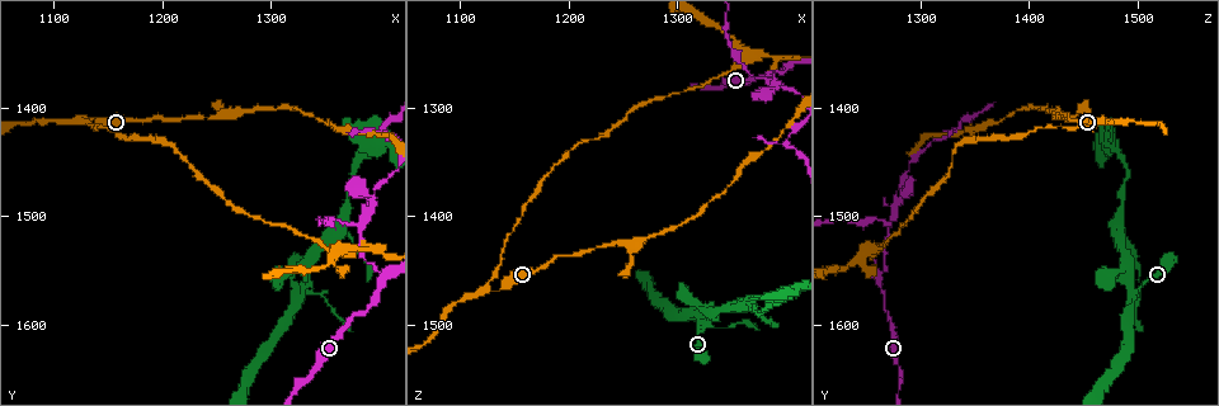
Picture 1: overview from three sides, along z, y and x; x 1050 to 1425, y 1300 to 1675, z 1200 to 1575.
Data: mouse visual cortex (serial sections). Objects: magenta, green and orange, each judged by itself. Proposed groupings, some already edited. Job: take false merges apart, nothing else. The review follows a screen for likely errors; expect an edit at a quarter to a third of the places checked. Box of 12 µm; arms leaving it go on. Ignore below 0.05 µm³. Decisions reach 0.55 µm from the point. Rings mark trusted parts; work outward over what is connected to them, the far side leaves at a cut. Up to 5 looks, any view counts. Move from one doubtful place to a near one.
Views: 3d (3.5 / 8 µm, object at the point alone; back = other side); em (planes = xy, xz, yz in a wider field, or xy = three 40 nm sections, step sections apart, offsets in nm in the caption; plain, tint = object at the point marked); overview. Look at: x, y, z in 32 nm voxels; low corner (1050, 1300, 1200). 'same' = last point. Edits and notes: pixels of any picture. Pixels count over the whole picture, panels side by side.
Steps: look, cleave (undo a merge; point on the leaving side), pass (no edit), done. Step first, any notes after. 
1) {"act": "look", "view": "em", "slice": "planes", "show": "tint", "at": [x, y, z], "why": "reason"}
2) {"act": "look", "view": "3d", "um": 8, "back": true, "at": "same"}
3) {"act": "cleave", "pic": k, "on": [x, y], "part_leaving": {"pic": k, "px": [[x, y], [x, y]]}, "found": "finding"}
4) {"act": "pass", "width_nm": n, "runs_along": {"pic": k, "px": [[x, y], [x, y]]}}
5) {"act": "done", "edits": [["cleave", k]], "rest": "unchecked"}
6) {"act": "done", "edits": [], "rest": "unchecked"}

{"act": "look", "view": "3d", "um": 3.5, "back": true, "at": [1324, 1582, 1498], "why": "small branch off a trunk"}

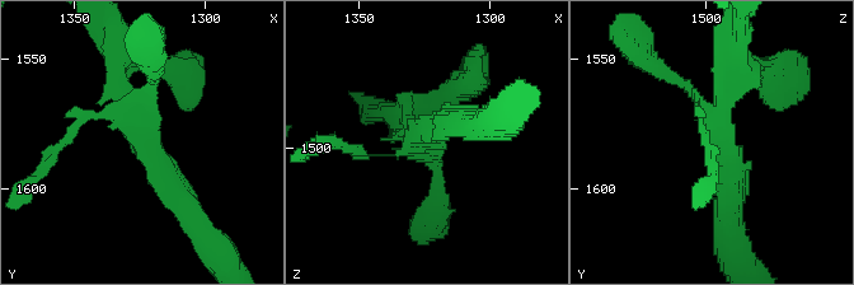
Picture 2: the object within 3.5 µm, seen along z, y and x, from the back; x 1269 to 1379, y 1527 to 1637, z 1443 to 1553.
{"act": "look", "view": "em", "slice": "xy", "step": 5, "show": "tint", "at": [1324, 1583, 1496], "why": "need the tissue"}

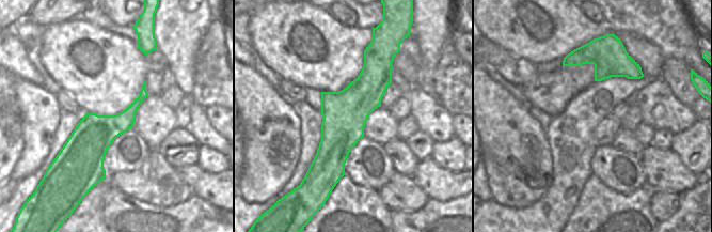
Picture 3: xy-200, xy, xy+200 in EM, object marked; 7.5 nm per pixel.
{"act": "look", "view": "em", "slice": "xy", "step": 3, "show": "tint", "at": "same"}

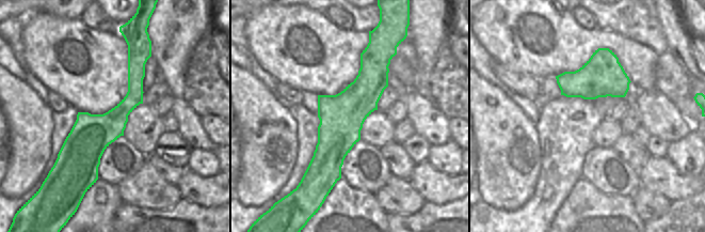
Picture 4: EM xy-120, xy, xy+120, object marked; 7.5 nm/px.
{"act": "pass", "runs_along": {"pic": 2, "px": [[679, 82], [731, 163], [727, 210]]}, "found": "all the same cell"}

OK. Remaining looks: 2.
{"act": "look", "view": "3d", "um": 3.5, "at": [1126, 1408, 1468], "why": "sharp bend"}

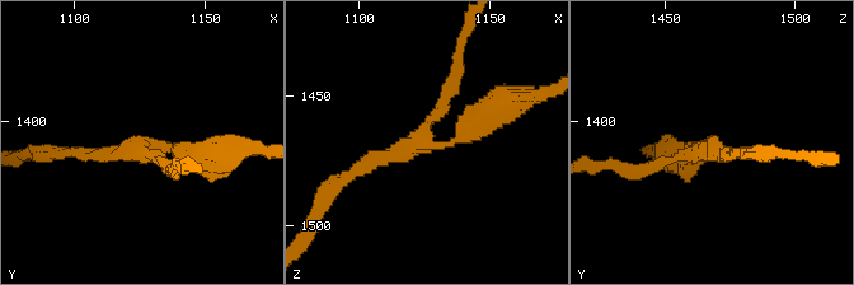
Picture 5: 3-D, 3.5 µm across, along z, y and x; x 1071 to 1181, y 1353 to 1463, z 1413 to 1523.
{"act": "look", "view": "em", "slice": "xy", "step": 5, "show": "tint", "at": [1127, 1409, 1467], "why": "now the EM"}

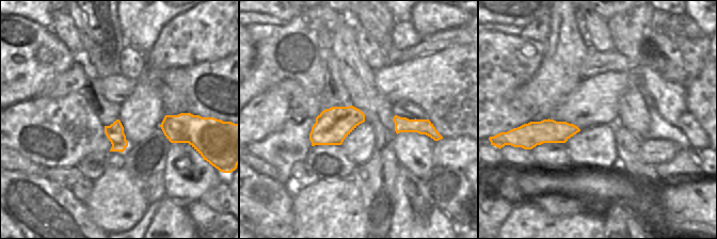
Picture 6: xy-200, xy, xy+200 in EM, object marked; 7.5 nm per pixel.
{"act": "pass", "found": "all the same cell"}

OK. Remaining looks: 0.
{"act": "done", "edits": [], "rest": "unchecked"}

